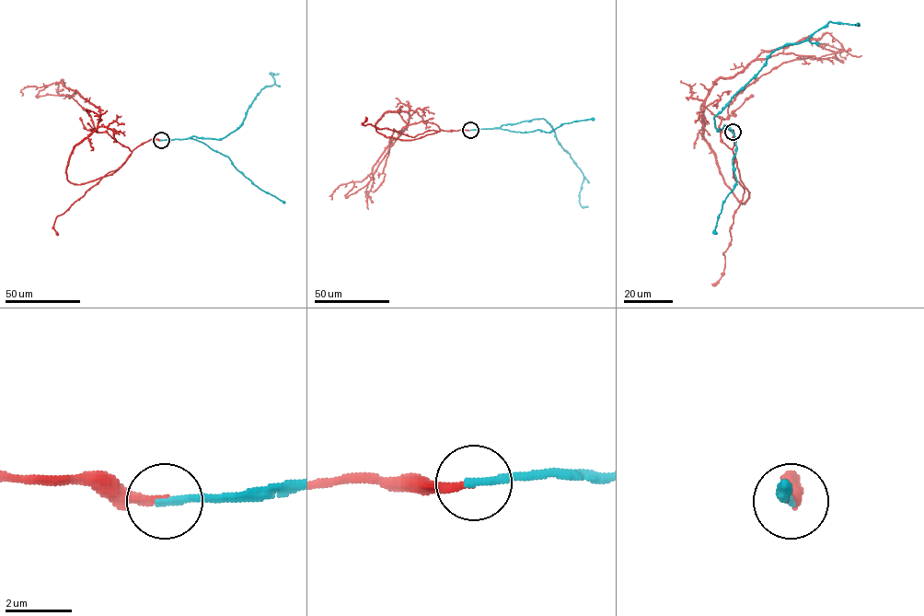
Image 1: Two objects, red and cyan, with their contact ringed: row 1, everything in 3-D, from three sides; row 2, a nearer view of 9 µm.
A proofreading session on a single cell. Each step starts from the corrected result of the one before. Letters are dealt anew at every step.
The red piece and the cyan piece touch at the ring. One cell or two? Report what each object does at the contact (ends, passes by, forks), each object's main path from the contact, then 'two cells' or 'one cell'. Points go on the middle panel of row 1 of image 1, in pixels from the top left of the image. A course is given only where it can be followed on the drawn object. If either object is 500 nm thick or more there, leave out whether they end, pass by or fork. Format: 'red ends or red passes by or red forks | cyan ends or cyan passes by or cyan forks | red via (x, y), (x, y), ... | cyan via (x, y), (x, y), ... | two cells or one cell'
red ends | cyan ends | red via (470, 130), (385, 137), (375, 125), (385, 113), (407, 112), (408, 124), (369, 174), (340, 185), (331, 200) | cyan via (470, 130), (499, 128), (505, 124), (544, 119), (583, 176), (579, 202), (582, 206), (588, 206) | one cell

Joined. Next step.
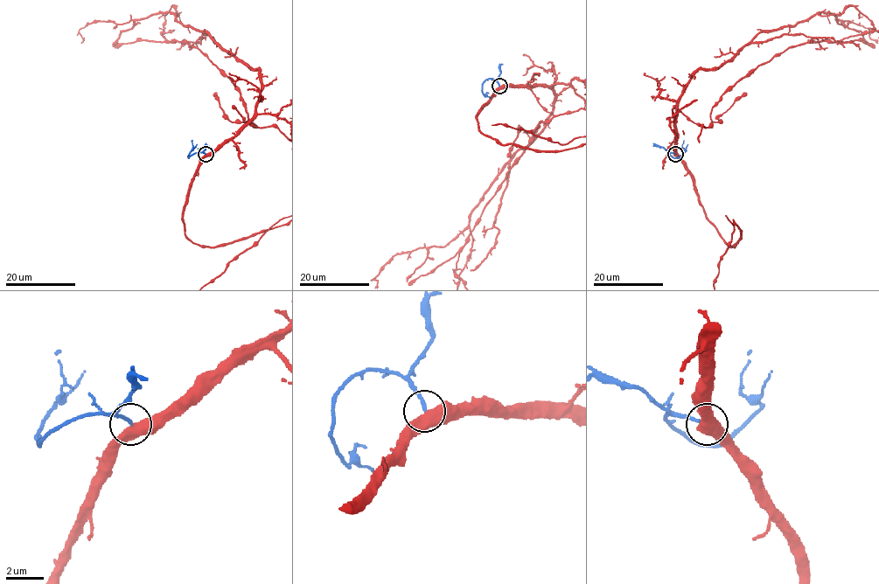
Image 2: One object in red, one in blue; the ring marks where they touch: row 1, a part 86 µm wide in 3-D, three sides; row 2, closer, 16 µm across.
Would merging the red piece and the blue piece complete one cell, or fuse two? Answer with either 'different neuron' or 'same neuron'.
same neuron

